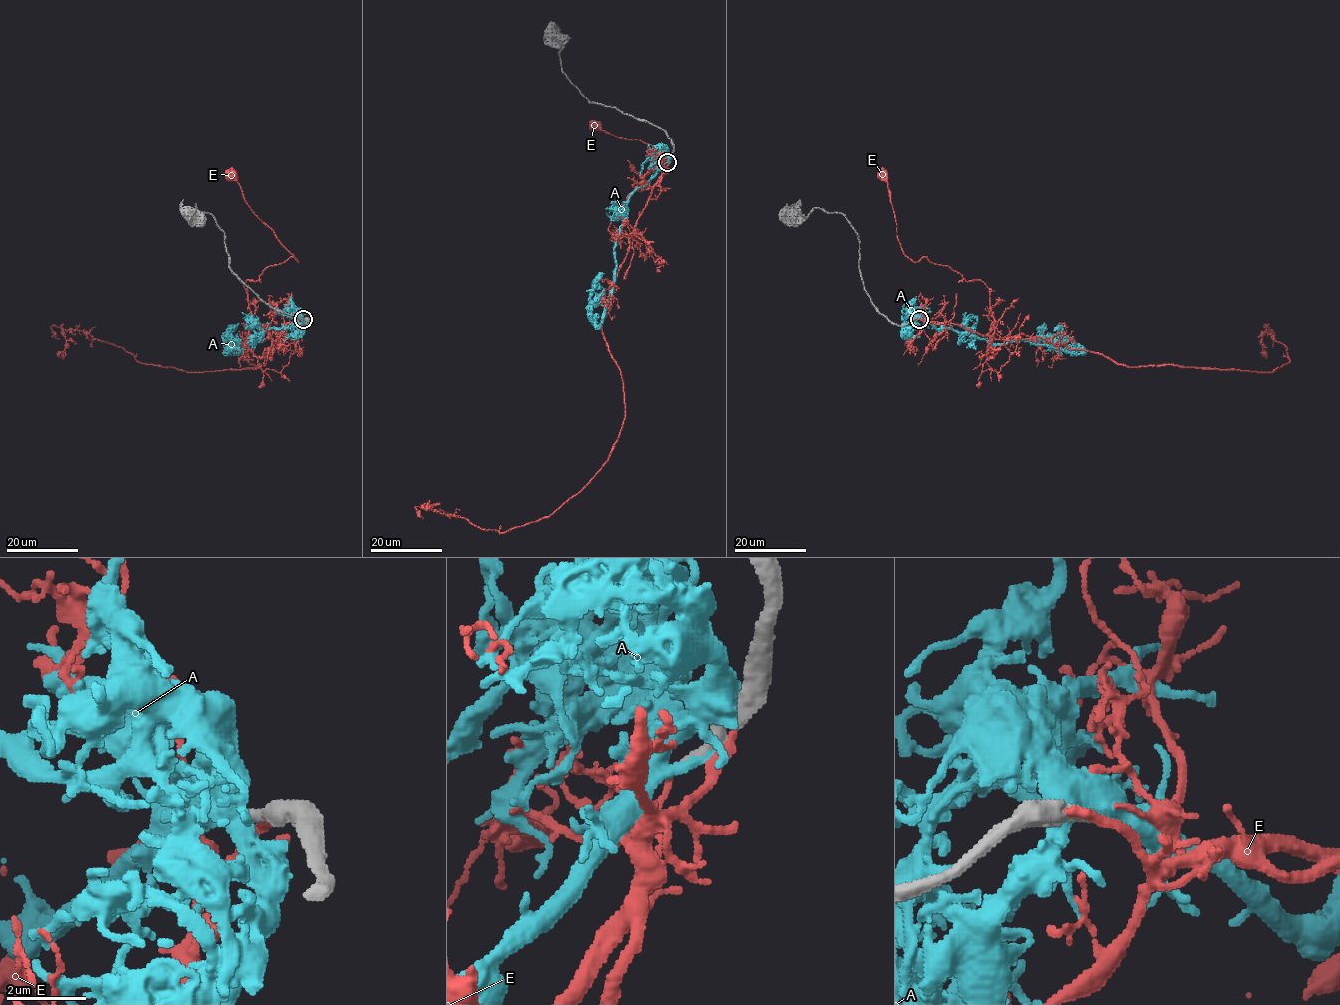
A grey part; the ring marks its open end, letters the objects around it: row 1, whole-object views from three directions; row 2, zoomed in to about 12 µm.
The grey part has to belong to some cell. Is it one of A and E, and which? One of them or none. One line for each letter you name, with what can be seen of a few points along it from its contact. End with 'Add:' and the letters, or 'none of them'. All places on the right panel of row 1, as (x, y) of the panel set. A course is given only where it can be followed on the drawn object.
A: it runs (919, 319), (994, 344), (1026, 340), (1074, 353), (1083, 351), (1070, 348), (1059, 336), (1037, 336), (1030, 345)
Add: A

